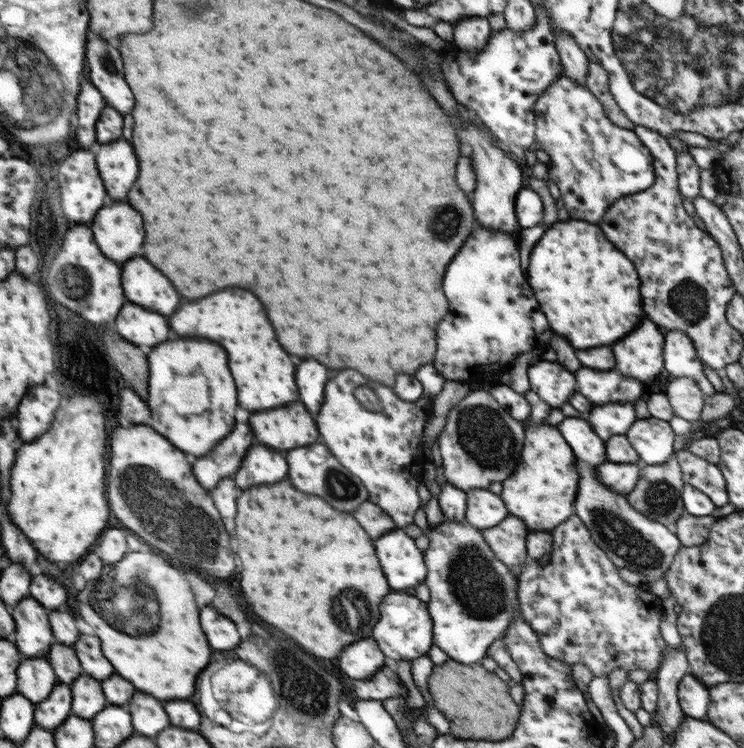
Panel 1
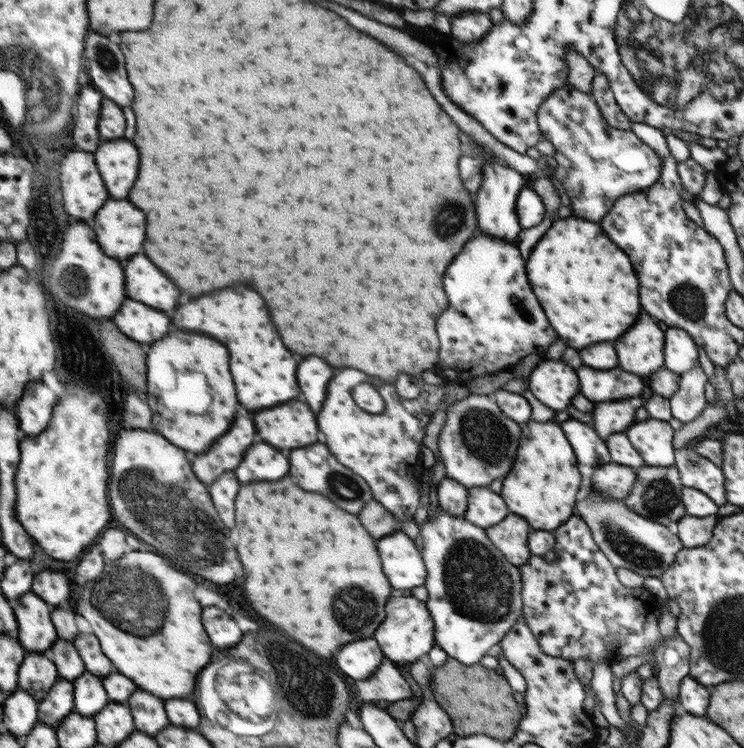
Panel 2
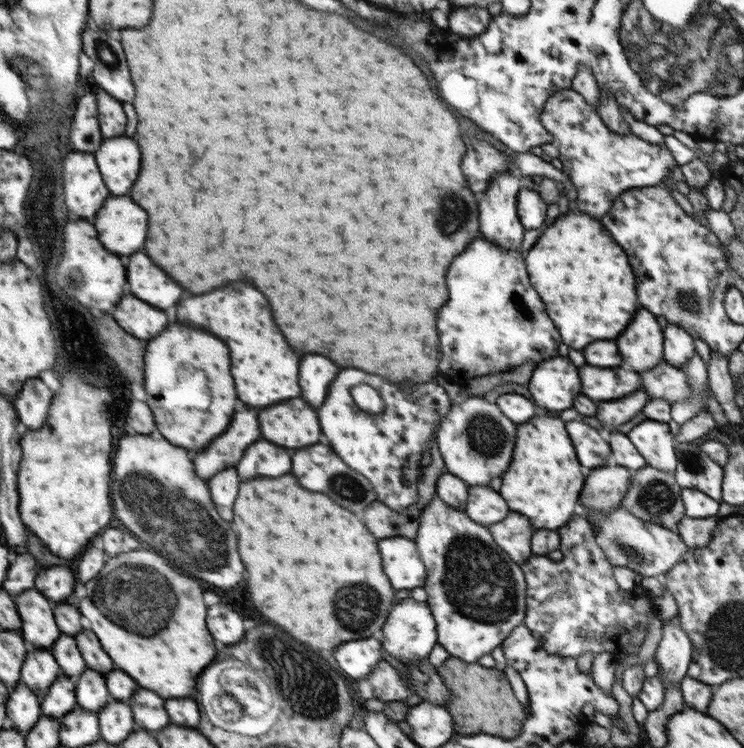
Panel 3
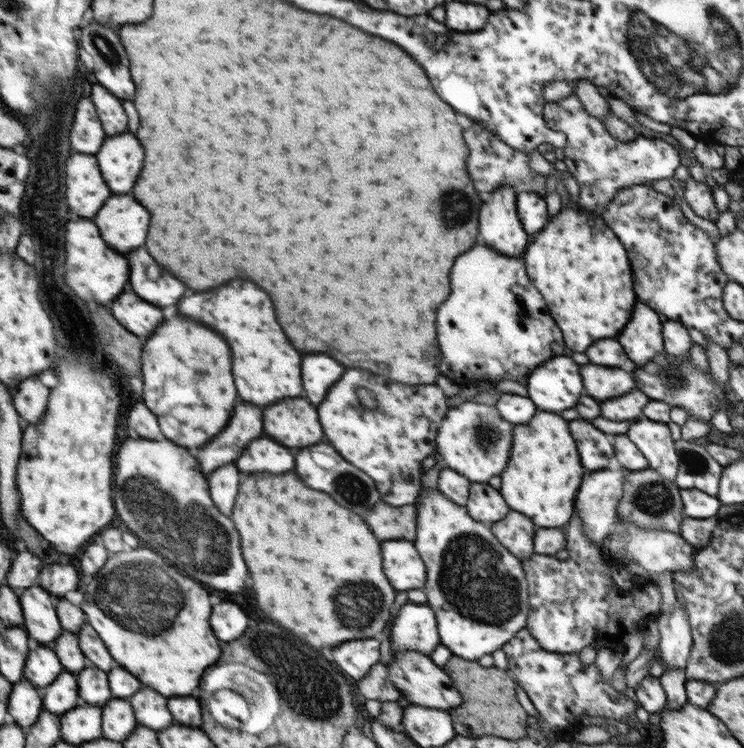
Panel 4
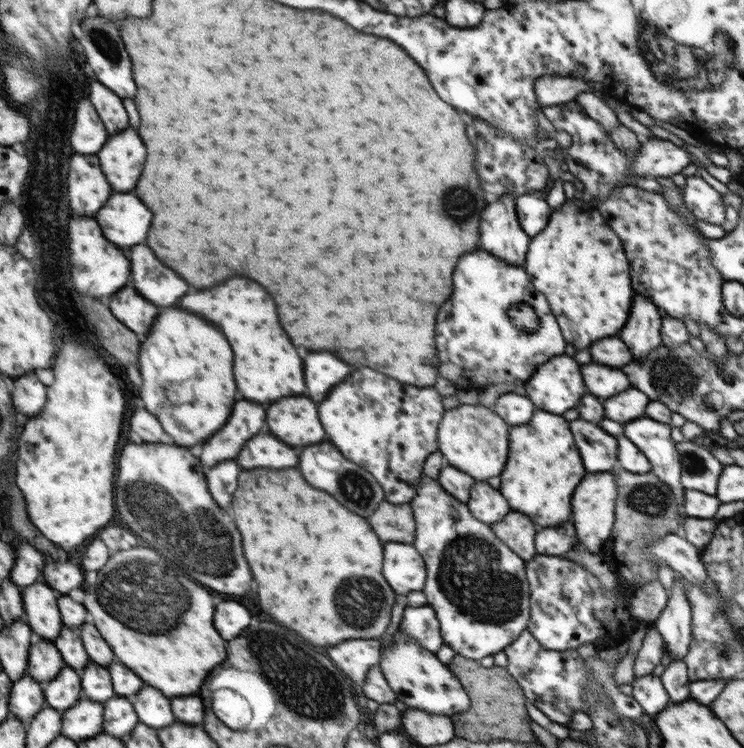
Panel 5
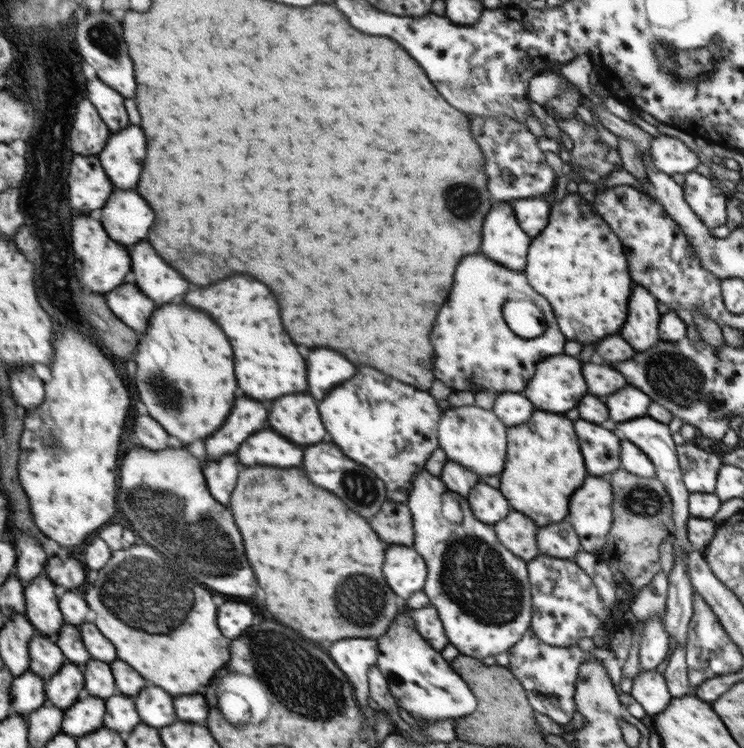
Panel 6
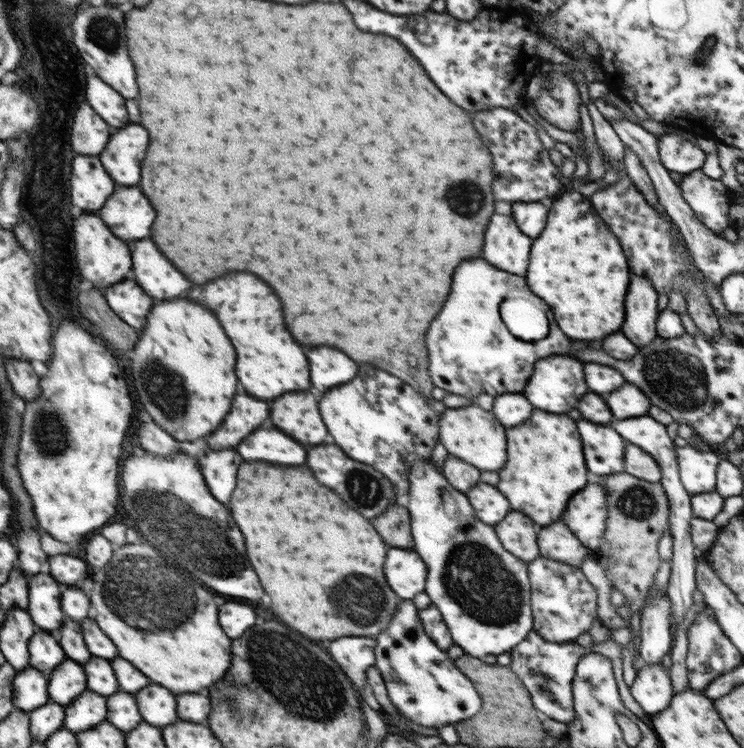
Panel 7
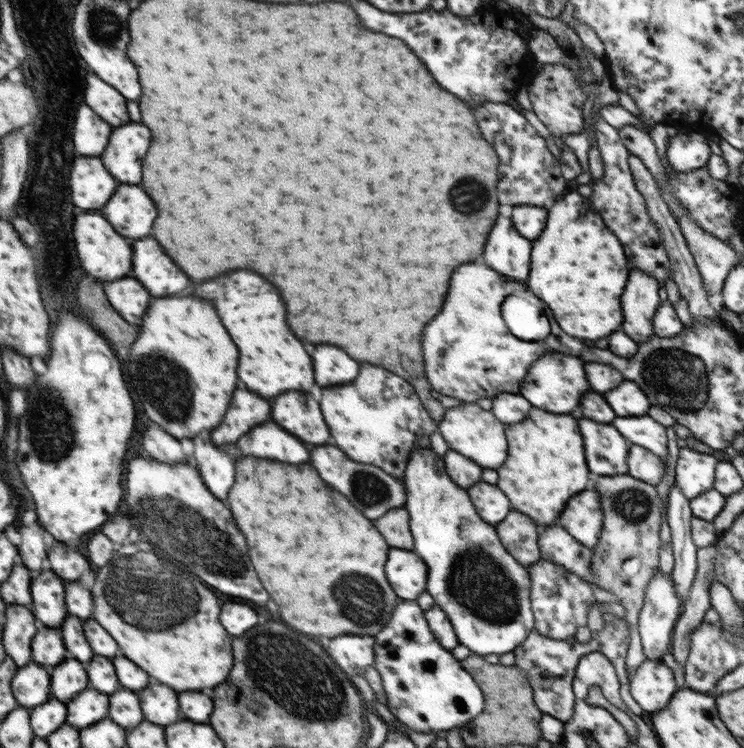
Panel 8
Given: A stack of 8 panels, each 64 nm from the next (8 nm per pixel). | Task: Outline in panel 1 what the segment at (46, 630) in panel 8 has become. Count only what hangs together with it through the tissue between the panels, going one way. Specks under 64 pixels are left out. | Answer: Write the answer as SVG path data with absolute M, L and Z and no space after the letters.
M25 658L19 670L19 694L31 699L36 706L44 703L54 693L54 690L62 684L54 666L48 658Z

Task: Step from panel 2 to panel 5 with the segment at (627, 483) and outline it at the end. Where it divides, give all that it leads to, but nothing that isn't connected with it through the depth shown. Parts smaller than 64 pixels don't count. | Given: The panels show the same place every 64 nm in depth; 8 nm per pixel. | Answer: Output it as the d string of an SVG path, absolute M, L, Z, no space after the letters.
M596 472L588 474L588 480L580 484L580 492L576 492L576 516L572 516L576 535L582 546L591 553L600 553L604 543L610 539L615 526L615 505L618 503L619 485L612 472Z

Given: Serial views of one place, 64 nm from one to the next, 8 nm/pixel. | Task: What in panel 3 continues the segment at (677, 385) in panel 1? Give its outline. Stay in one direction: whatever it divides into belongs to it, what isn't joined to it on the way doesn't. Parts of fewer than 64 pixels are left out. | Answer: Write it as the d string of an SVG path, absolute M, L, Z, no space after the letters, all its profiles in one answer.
M697 352L690 358L684 372L688 376L688 386L692 388L692 397L688 401L676 401L671 404L671 418L679 425L688 422L702 411L700 402L704 398L704 390L709 388L707 366Z

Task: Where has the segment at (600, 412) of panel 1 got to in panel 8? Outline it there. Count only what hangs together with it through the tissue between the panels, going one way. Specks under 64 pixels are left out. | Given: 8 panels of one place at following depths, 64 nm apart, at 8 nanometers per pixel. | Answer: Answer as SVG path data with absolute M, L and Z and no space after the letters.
M634 382L620 384L616 392L608 392L604 398L616 416L644 416L650 408L648 398Z

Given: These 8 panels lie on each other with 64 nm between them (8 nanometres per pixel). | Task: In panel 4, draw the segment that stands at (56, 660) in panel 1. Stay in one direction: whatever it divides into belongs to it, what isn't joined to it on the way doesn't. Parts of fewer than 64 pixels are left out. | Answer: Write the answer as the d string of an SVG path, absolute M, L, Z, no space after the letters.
M64 630L62 636L54 643L58 656L62 658L62 664L74 675L79 675L84 669L91 666L86 652L82 650L82 642L80 636L70 630Z

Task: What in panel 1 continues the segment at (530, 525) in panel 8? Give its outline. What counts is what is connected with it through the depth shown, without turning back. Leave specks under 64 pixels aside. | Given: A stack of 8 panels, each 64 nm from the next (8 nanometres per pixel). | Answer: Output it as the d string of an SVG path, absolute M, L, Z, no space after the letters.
M508 516L498 526L483 531L484 540L488 542L498 560L510 567L522 567L526 560L526 526L520 518Z

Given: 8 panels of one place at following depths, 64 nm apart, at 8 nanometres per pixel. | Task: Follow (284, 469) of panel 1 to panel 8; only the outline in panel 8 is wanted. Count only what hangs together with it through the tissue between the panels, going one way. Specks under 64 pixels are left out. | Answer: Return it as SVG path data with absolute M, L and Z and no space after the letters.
M274 422L262 424L260 428L256 428L256 432L250 432L248 436L244 436L238 448L242 450L244 456L268 458L268 460L288 462L288 464L308 462L306 446Z

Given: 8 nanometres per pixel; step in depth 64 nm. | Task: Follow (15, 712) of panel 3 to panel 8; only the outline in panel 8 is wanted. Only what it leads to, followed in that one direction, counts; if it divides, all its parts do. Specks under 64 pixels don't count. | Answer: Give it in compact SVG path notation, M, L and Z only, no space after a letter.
M32 661L19 669L13 681L14 691L21 707L34 710L47 704L53 697L52 676L49 669Z

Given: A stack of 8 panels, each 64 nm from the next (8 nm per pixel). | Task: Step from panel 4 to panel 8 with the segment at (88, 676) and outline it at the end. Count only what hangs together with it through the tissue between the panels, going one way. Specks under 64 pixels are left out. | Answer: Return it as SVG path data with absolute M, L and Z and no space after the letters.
M96 655L88 664L87 672L91 687L97 688L103 694L112 696L124 688L112 658Z

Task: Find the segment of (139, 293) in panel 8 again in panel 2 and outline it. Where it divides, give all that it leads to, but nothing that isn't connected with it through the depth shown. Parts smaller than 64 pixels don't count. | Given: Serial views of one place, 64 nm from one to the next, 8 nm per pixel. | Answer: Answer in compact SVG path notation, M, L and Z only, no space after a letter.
M128 298L128 304L124 304L122 310L116 314L114 322L120 326L124 334L128 334L130 338L142 344L152 344L170 332L168 316L148 308L142 302Z

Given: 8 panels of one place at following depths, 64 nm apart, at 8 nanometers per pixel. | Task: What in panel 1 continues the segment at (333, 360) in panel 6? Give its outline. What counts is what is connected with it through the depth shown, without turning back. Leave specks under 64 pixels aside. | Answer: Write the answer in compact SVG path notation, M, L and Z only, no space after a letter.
M306 360L300 364L300 402L308 412L318 412L324 402L324 384L328 382L328 370L316 360Z

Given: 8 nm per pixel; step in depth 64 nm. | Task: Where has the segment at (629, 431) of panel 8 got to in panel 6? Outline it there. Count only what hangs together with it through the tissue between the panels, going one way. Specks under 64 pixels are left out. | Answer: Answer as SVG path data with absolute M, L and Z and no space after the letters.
M647 414L638 420L630 420L624 424L618 424L618 430L622 430L624 438L634 443L648 458L650 458L654 469L656 469L656 478L663 481L664 488L667 489L674 504L675 532L673 537L674 546L674 566L669 574L669 587L667 590L667 605L662 613L662 624L666 634L669 634L673 647L678 644L685 646L688 642L688 624L693 616L693 609L696 605L696 591L692 582L690 582L690 574L686 568L686 553L690 551L690 540L688 540L688 519L691 514L689 512L689 490L683 483L683 469L679 464L679 454L676 454L676 444L670 436L670 430L663 421L652 420Z

